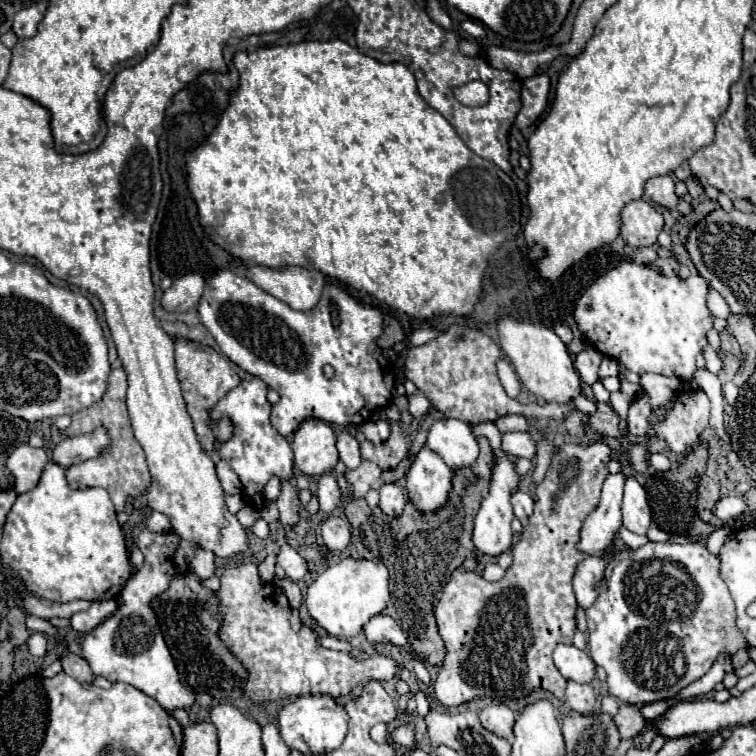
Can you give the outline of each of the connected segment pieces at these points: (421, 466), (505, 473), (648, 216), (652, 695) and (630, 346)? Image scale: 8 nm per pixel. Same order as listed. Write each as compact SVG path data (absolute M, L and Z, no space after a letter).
M424 446L406 472L406 488L410 502L422 512L434 512L444 506L452 490L452 470L428 446Z
M496 450L496 464L492 470L492 482L490 482L490 492L484 498L480 512L476 514L474 520L474 536L472 542L476 546L478 552L490 556L490 558L498 558L504 550L508 550L512 546L512 528L510 522L514 518L512 514L512 504L510 504L510 496L514 486L518 486L518 474L516 474L516 466L506 458L506 454L502 450Z
M644 200L628 202L620 212L622 238L630 246L654 246L656 238L664 226L662 214Z
M646 542L644 546L636 548L636 550L626 550L626 552L618 552L616 556L610 558L610 562L606 564L604 570L604 578L600 582L600 592L596 602L586 610L586 618L588 618L588 652L592 656L592 660L602 666L608 674L608 690L612 696L616 696L622 702L628 704L648 704L648 702L656 702L656 700L668 700L674 698L682 688L686 688L690 682L702 678L710 666L714 664L714 660L720 654L728 654L734 656L738 650L748 648L748 642L744 642L744 636L740 634L740 630L736 630L736 608L732 602L732 596L728 592L726 582L720 578L720 558L710 554L708 548L700 542L688 542L688 544L674 544L674 542Z
M622 262L604 276L600 276L576 302L574 320L588 340L598 352L604 356L616 358L620 366L630 368L636 374L656 372L662 376L676 376L676 378L690 378L696 372L696 354L702 352L706 342L706 332L712 328L712 314L706 306L708 296L708 282L702 276L690 276L682 280L678 276L666 278L652 270L650 266Z

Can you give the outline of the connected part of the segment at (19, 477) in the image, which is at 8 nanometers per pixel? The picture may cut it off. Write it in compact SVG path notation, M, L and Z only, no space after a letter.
M30 444L18 446L10 456L8 456L8 470L16 476L14 490L16 494L24 494L32 490L40 482L40 474L48 462L48 456L44 448L32 448Z

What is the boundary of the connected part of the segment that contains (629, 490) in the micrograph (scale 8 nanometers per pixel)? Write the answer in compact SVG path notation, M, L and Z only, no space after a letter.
M628 476L624 484L624 502L622 502L622 516L624 516L624 528L636 534L646 534L652 514L650 506L646 500L646 490L644 486L634 478Z

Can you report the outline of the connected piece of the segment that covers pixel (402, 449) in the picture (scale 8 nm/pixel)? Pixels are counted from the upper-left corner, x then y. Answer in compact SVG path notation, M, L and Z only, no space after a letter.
M392 424L392 434L384 444L372 444L364 440L360 444L360 454L364 460L378 464L380 468L394 468L402 458L408 456L408 442L400 424Z

